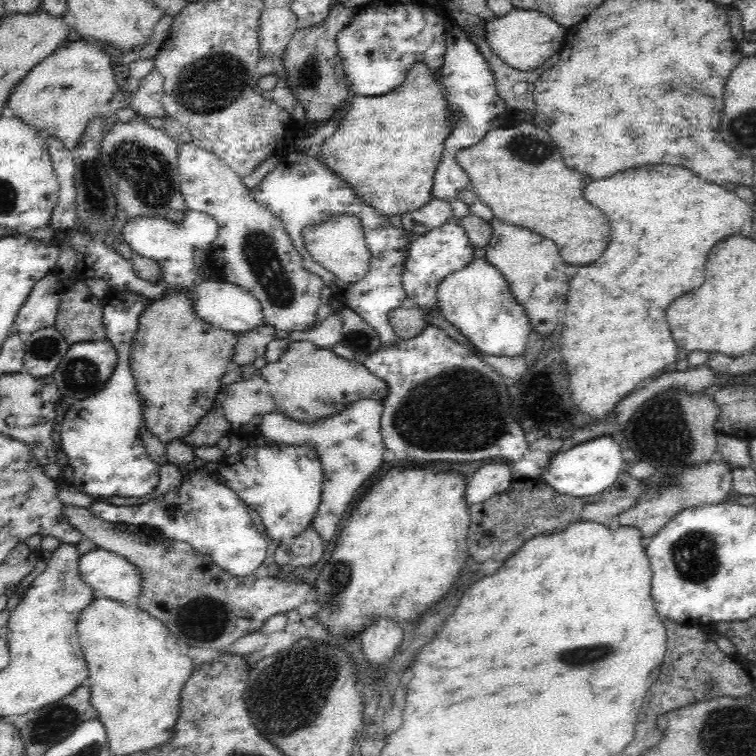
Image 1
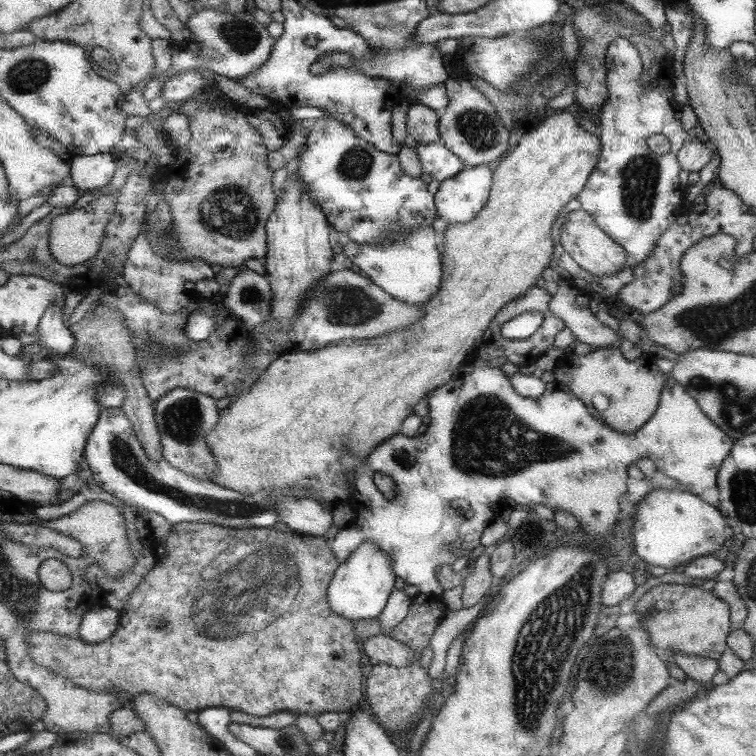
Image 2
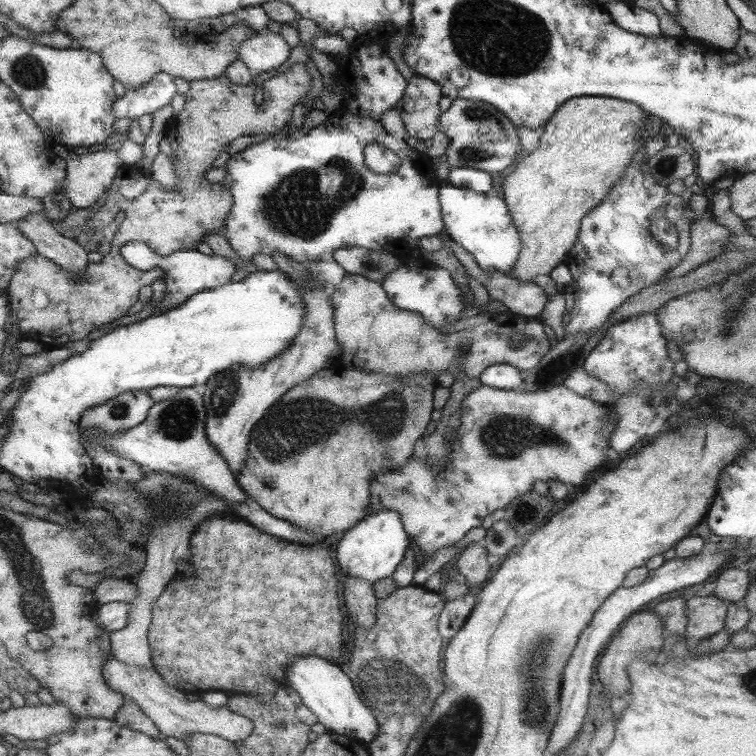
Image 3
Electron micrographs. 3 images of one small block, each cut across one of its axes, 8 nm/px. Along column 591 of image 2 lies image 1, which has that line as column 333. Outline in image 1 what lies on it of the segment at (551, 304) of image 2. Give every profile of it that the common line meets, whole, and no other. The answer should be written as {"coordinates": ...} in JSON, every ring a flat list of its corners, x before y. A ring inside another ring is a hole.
{"coordinates":[[340,312,332,313,320,326,308,331,294,331,289,336,291,342,310,341,323,349,332,349,341,342,342,319]]}

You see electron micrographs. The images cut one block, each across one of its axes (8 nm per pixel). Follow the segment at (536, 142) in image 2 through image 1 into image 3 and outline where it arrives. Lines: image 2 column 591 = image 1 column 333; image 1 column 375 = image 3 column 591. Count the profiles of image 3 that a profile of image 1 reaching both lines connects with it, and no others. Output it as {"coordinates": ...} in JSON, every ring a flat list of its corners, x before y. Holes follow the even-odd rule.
{"coordinates":[[573,97,549,117,540,130,539,146,528,152,501,183,502,199,521,238,519,257,511,269,511,277,517,282,541,281,563,261,577,240,580,221,613,189,635,151,644,147,652,128,651,119,640,106,616,98]]}

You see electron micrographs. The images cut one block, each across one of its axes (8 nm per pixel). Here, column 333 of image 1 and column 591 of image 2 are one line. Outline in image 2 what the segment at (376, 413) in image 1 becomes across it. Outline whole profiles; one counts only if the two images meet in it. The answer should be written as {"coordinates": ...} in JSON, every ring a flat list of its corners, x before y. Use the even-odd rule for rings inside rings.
{"coordinates":[[475,356,466,358,463,364,456,370,451,380,447,381,445,385,433,389,425,396,428,403,428,416,429,424,423,433,420,435,413,434,412,436,403,436,397,434,396,437,389,437,388,440,381,442,372,449,364,458,364,465,356,471,355,477,353,477,352,488,350,492,351,501,349,506,355,511,355,518,352,523,345,527,337,527,328,537,332,542,332,553,342,563,345,558,351,556,352,552,361,544,361,542,375,542,377,546,381,548,392,560,393,574,397,575,397,578,401,578,406,585,412,584,418,588,418,592,421,594,435,594,441,595,441,586,435,578,435,567,441,564,452,564,456,558,461,556,465,557,476,546,479,546,479,536,483,532,483,528,493,520,493,508,499,506,501,500,509,498,513,500,515,504,519,504,519,508,527,508,527,504,541,504,553,510,563,510,563,512,569,512,575,520,579,522,581,528,585,530,585,534,595,540,595,542,601,542,601,544,607,544,609,538,611,538,611,528,615,526,615,518,617,518,617,504,619,502,619,496,626,491,625,480,627,479,628,466,639,458,649,458,651,462,656,466,656,470,663,473,667,477,673,478,677,481,677,484,683,488,683,490,689,490,691,494,701,494,703,490,707,488,716,487,716,475,720,470,725,458,732,450,733,442,735,439,729,437,717,426,716,423,709,420,704,412,701,412,701,408,696,403,696,399,692,395,688,394,688,389,681,386,681,383,673,380,669,376,668,382,664,386,662,396,660,397,660,404,657,405,657,410,653,413,651,418,644,425,640,426,639,430,635,432,624,432,616,430,615,427,609,426,603,419,596,418,591,414,587,407,584,405,583,400,575,398,573,393,567,388,563,382,557,382,553,379,551,382,545,384,544,392,536,400,530,400,529,398,523,398,523,396,513,392,512,383,503,376,503,372,499,368,489,367,472,367,473,359],[372,473,380,473,389,476,395,484,395,495,391,500,387,500,383,497,383,494,375,487,372,480],[449,530,455,530,458,534,459,541,455,544,445,544,437,539,437,534,443,536,443,532,449,532]]}

